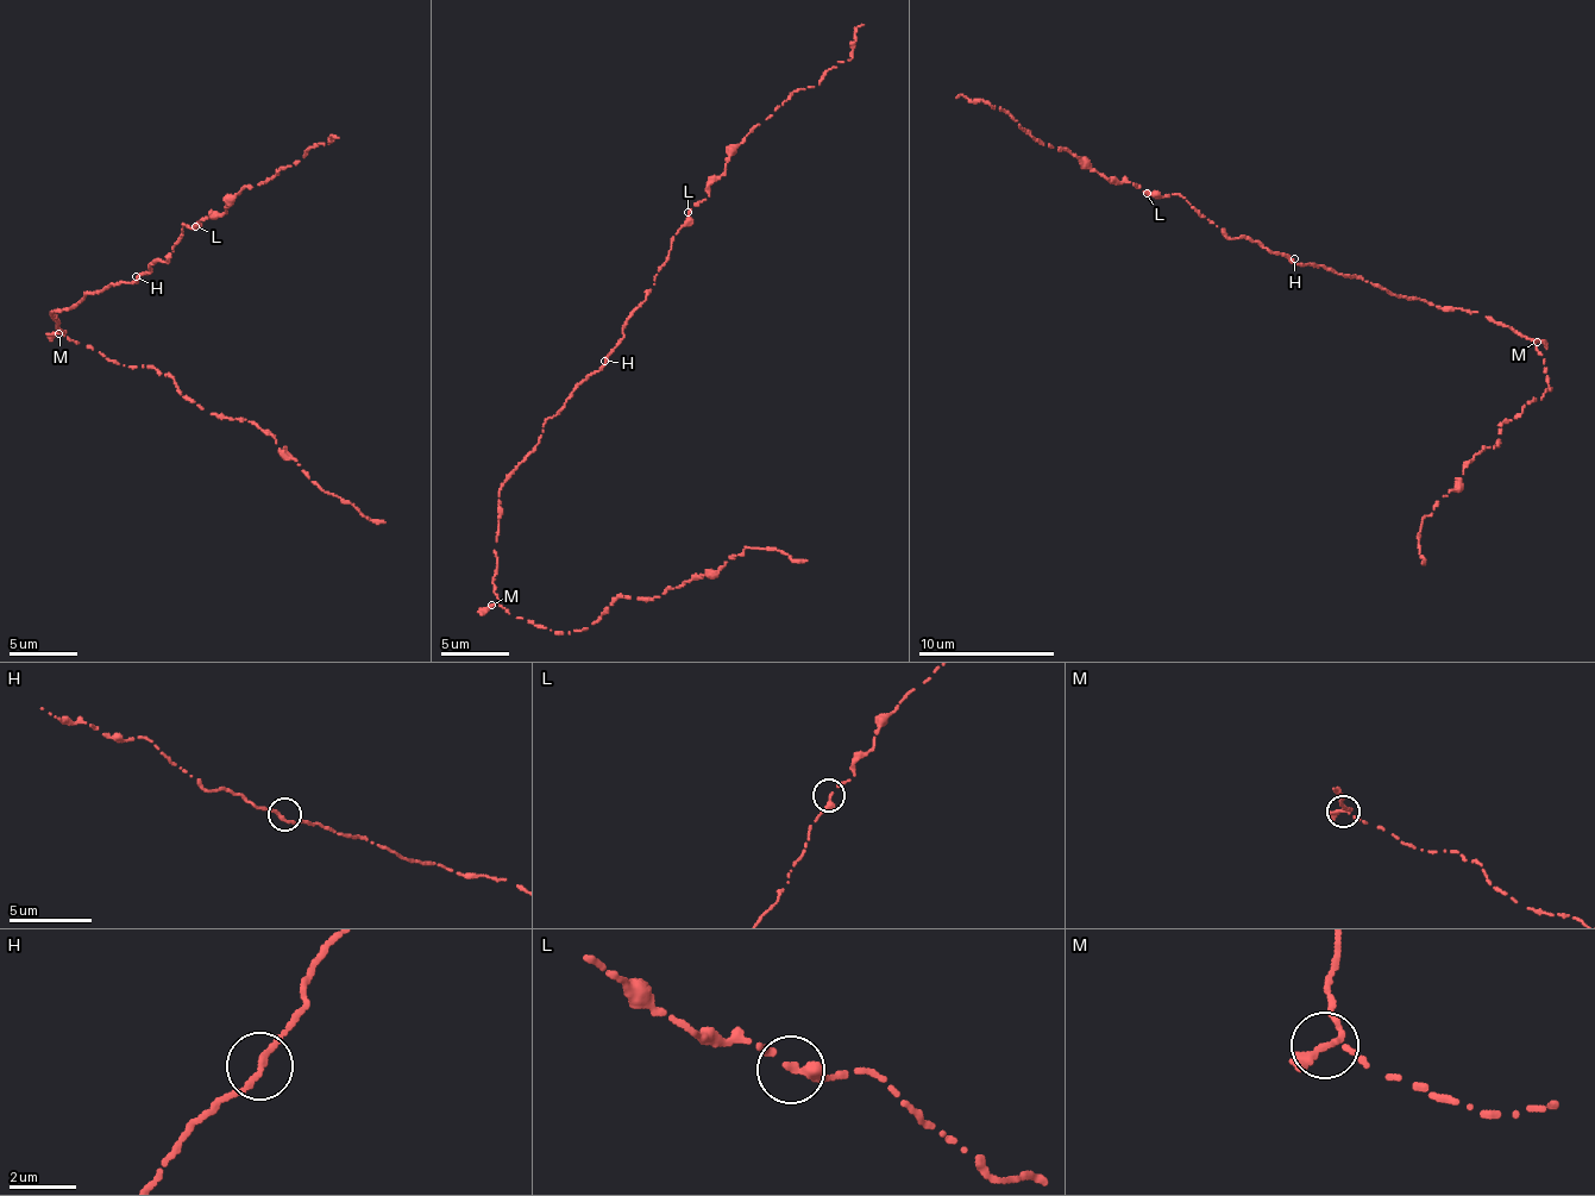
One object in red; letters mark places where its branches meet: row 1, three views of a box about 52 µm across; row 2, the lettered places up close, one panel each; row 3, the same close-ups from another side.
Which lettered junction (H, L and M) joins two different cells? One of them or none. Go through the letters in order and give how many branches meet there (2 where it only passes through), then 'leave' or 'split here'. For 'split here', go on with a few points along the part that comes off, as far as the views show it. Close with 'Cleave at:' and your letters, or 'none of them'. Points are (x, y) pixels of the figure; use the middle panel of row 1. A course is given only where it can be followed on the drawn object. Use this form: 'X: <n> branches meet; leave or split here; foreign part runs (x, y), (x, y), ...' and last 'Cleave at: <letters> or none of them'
H: 2 branches meet; leave
L: 2 branches meet; leave
M: 2 branches meet; split here; foreign part runs (493, 603), (550, 631), (579, 632), (621, 596), (653, 599), (705, 574), (715, 575), (748, 546), (807, 559)
Cleave at: M

